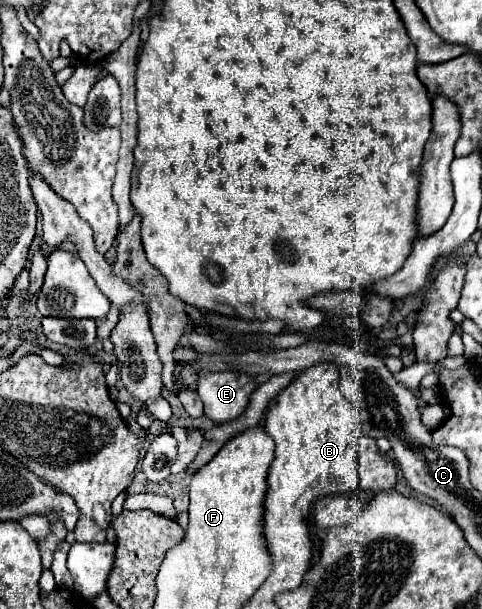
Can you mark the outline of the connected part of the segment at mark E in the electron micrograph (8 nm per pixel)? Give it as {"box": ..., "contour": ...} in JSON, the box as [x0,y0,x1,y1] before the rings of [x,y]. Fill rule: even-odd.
{"box":[197,372,255,424],"contour":[[[201,372],[197,394],[205,404],[205,416],[225,424],[243,414],[255,390],[255,378],[243,372]]]}

